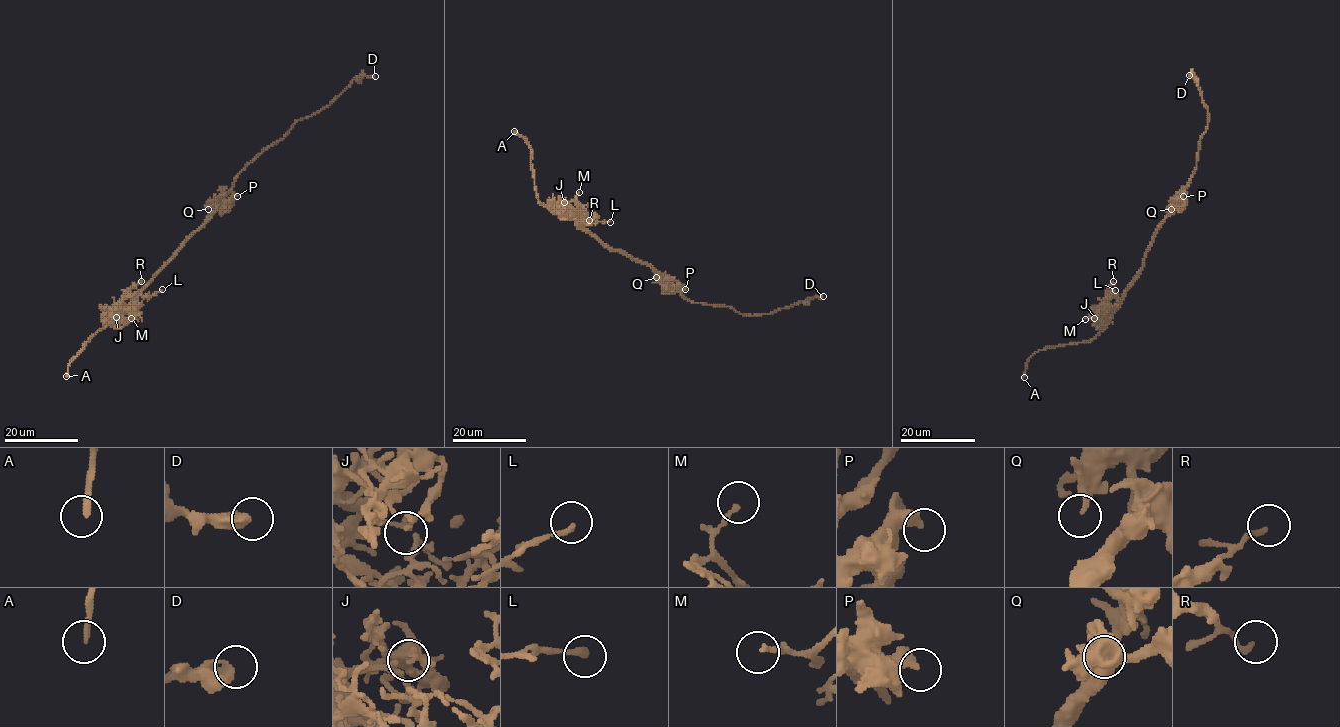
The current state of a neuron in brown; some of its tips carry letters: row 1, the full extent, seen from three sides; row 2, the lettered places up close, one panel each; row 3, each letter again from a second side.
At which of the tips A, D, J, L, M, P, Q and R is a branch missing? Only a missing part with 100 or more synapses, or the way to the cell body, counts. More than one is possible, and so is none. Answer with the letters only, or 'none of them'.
A

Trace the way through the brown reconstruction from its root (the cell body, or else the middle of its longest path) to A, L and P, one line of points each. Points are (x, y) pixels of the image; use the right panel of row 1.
A: (1157, 231), (1142, 269), (1109, 313), (1107, 325), (1091, 340), (1035, 352), (1024, 377)
L: (1157, 231), (1142, 269), (1118, 306), (1113, 296), (1115, 290)
P: (1157, 231), (1159, 224), (1183, 196)

